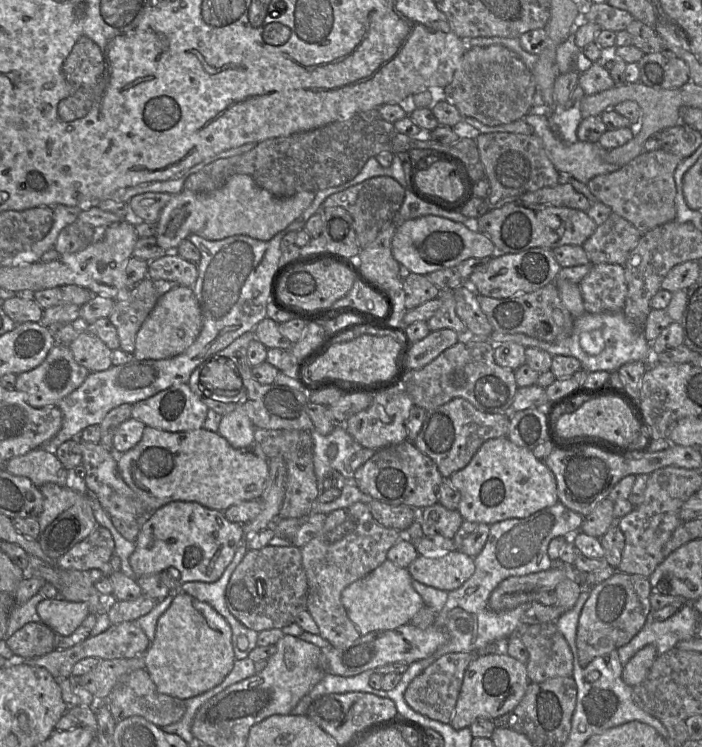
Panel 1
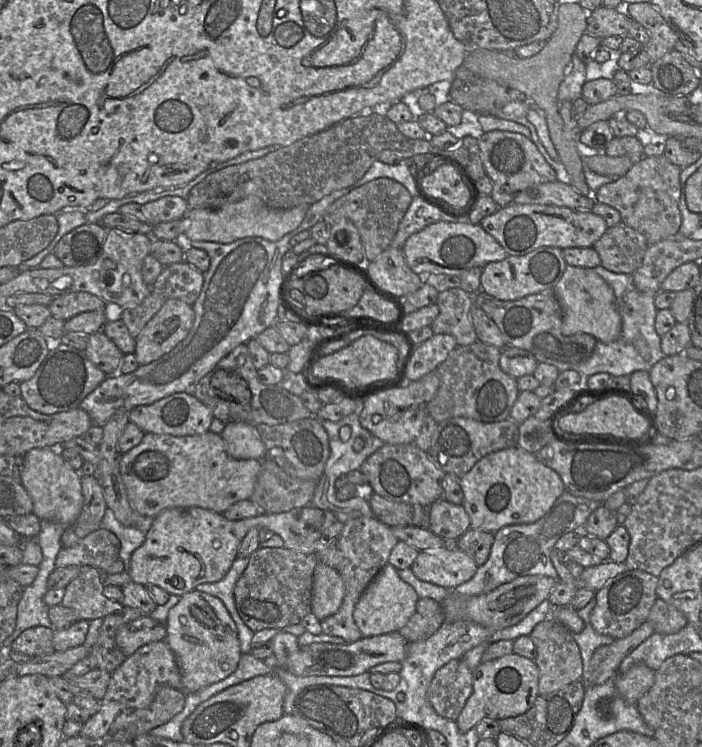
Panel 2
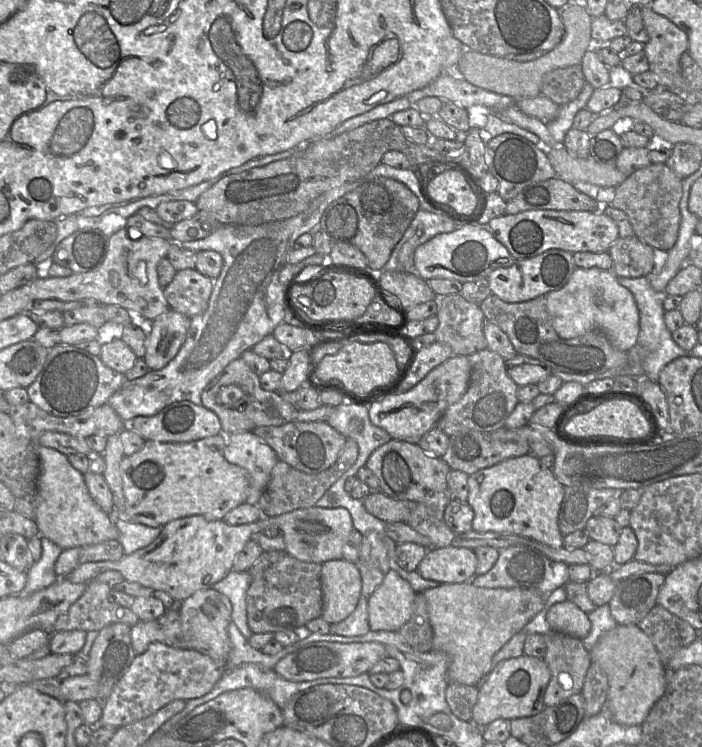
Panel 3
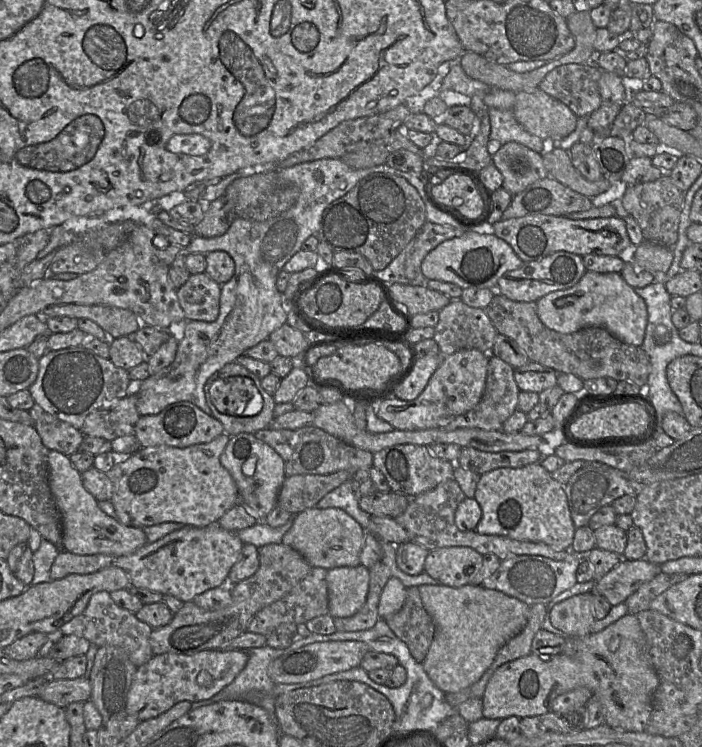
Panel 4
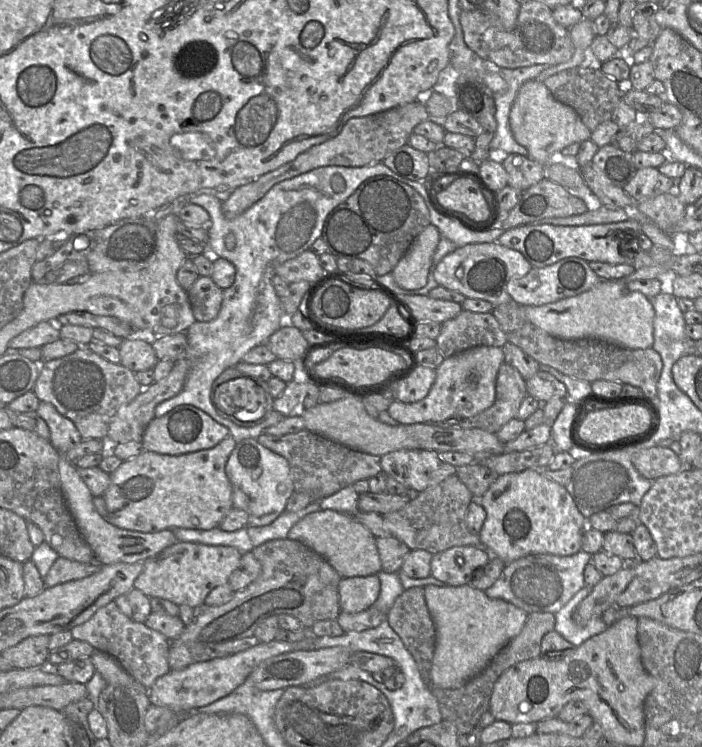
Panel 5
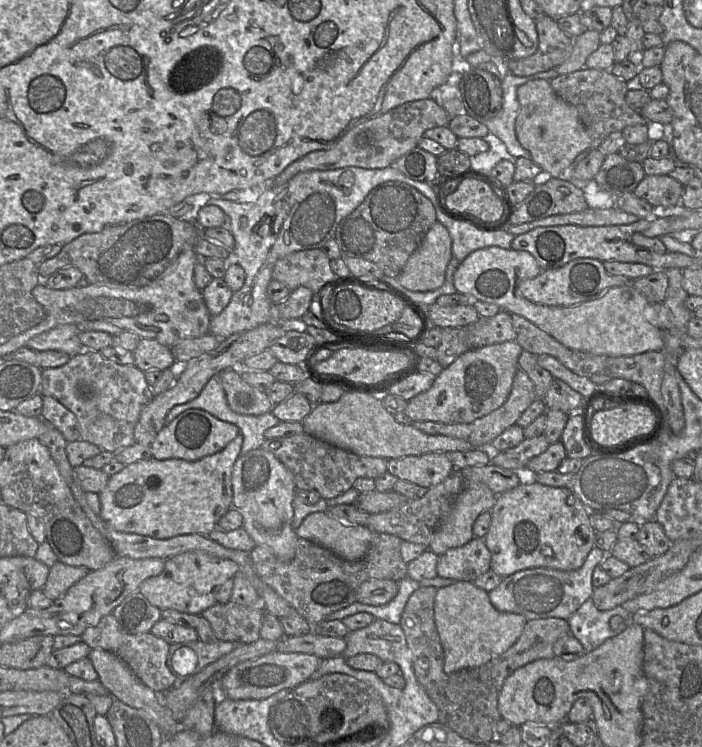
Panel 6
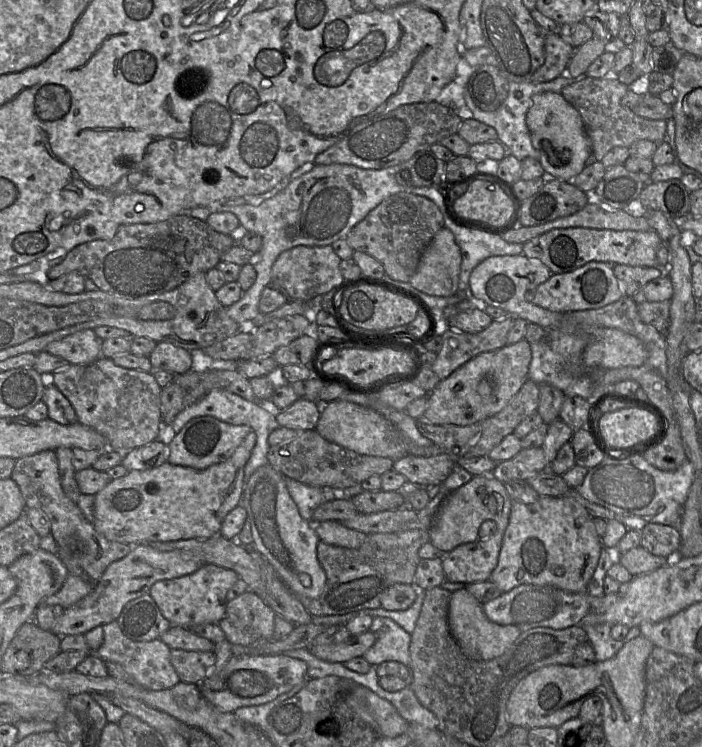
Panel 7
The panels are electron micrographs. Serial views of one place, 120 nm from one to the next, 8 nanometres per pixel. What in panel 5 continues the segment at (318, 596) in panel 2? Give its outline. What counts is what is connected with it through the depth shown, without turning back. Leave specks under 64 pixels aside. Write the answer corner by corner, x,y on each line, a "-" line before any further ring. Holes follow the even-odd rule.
377,575
344,577
338,584
341,612
357,613
369,608
380,594

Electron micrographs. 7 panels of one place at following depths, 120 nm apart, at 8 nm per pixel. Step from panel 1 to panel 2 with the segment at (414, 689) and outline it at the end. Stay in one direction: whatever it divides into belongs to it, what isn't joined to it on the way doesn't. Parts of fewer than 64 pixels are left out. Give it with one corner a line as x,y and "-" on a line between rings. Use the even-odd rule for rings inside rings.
453,659
435,673
427,698
438,715
456,721
472,691
472,671
462,659

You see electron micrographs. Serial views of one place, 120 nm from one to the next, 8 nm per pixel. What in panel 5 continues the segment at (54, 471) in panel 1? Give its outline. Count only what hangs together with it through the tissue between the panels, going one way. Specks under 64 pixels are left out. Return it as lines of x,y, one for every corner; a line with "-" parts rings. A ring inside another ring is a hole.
62,454
59,459
58,468
61,487
67,506
82,537
91,547
96,562
103,566
115,563
144,562
146,559
157,555
178,541
172,530
145,533
114,526
97,511
93,503
93,495
80,477
77,466
67,460

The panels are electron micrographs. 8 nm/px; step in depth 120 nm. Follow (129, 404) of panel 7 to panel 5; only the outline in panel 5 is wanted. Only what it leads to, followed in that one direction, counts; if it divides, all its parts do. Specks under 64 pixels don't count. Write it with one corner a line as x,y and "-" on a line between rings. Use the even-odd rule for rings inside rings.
86,346
62,358
43,360
33,387
38,399
51,403
79,430
82,439
104,439
118,410
133,401
143,390
135,373
120,363
112,363

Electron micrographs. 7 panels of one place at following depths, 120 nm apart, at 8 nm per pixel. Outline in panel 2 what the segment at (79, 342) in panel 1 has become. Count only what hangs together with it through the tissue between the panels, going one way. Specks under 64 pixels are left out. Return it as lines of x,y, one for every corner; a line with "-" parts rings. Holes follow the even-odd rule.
102,331
89,335
84,353
107,376
118,373
123,353

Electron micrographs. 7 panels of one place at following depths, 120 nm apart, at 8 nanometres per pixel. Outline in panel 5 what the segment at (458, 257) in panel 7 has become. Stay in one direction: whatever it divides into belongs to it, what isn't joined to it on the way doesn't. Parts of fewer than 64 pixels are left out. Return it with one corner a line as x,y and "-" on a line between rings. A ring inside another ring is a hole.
430,223
415,238
412,245
392,271
396,283
404,289
424,287
432,259
441,238
438,228

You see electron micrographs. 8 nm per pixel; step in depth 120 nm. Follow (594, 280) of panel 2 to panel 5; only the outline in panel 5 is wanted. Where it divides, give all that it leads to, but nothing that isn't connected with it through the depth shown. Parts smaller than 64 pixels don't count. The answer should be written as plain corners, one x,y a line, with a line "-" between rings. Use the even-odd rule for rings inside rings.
602,280
590,290
541,306
522,305
525,316
548,334
563,340
595,339
627,349
652,348
654,343
653,305
643,293
632,291
620,280

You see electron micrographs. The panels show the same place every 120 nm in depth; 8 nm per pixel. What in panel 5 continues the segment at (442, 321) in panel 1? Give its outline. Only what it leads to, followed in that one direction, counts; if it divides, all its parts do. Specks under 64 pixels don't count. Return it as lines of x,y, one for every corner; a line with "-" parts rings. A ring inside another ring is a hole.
463,309
455,318
441,323
436,344
444,358
476,346
502,347
507,342
492,312

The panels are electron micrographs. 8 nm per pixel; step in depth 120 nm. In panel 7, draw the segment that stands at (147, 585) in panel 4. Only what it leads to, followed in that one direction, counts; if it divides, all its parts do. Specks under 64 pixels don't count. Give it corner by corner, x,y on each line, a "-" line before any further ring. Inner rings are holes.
206,563
192,574
157,581
148,595
172,625
189,628
198,624
218,624
226,617
227,592
238,580
239,575
234,570

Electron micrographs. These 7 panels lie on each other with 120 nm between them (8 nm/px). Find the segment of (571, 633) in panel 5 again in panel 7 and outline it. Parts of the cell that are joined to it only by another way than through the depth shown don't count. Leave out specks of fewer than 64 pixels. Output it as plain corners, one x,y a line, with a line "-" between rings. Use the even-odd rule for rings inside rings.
607,623
598,625
584,625
588,640
594,649
597,661
604,661
612,658
631,639
641,635
639,627
629,628
626,637
623,640
615,640
611,637
611,625

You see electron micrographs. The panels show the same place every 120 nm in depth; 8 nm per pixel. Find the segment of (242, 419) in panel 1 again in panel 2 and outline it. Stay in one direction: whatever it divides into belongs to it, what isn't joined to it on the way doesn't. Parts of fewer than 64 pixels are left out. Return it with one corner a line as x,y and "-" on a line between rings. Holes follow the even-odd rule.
241,421
226,423
221,437
228,454
235,459
262,461
265,458
265,445
252,424

